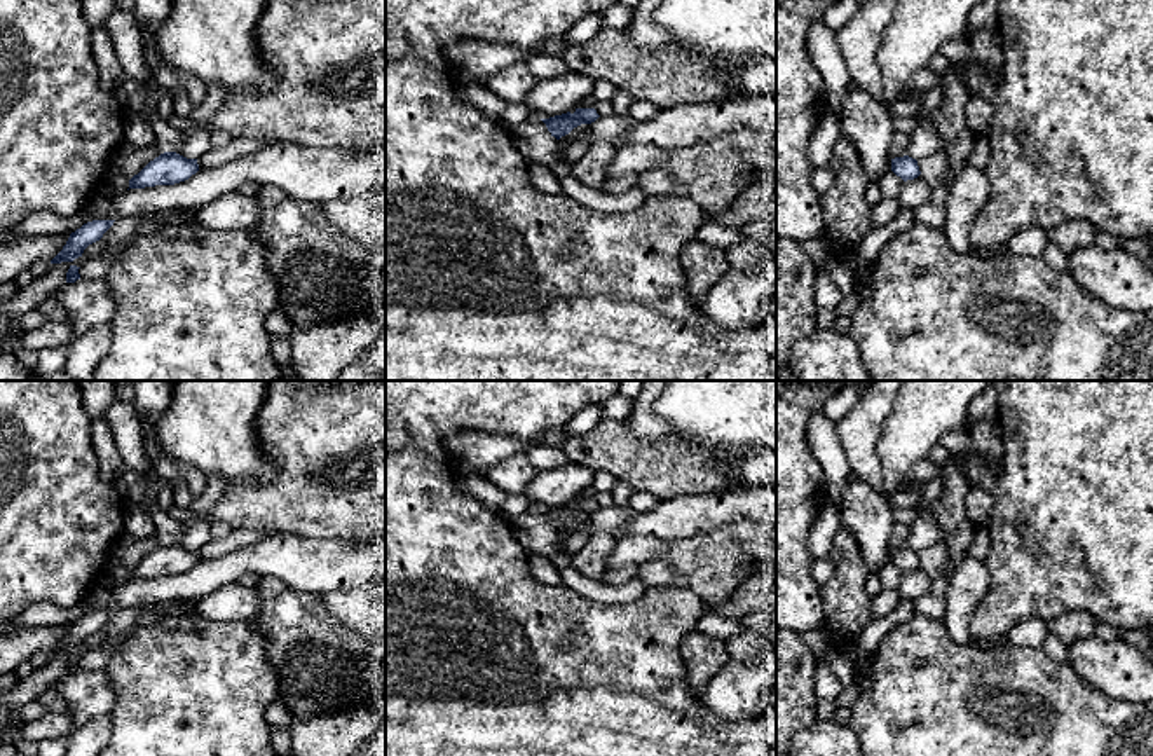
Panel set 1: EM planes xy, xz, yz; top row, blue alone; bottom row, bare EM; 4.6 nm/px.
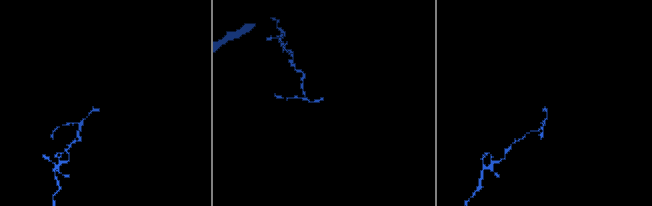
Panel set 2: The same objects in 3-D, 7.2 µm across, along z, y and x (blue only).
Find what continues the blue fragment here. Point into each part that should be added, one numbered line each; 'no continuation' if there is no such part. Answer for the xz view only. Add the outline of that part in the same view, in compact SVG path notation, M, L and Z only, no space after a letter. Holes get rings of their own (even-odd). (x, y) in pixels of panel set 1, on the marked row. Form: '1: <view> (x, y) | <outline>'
no continuation

